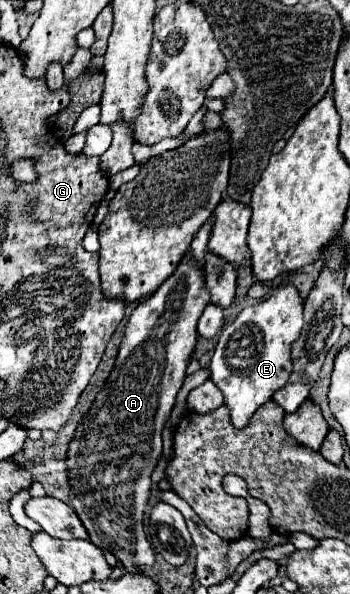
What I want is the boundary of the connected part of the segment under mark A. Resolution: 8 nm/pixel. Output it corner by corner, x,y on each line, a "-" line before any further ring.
186,257
186,259
178,265
178,269
172,273
172,277
166,279
166,281
160,285
160,289
158,289
156,293
152,293
148,299
144,299
144,301
134,309
134,313
130,315
128,325
126,325
126,329
124,329
124,339
122,339
122,343
120,343
120,351
118,351
118,357
116,357
116,365
114,365
114,369
112,369
108,381
104,383
102,391
98,393
94,405
90,407
88,415
86,415
86,417
82,419
82,423
78,425
78,429
76,429
76,433
74,433
74,439
70,441
70,449
68,449
68,477
70,477
70,485
72,485
72,491
70,491
70,495
72,495
72,497
70,497
70,499
72,499
72,507
74,507
74,511
78,513
82,525
86,527
86,531
88,531
88,535
90,535
90,541
92,541
94,545
98,545
100,549
112,551
112,553
116,555
116,559
120,559
122,565
124,565
128,571
138,571
138,565
152,565
152,563
154,563
154,553
152,553
150,543
146,541
144,523
142,523
142,519
144,519
144,505
146,505
148,495
150,495
150,475
152,475
152,471
154,471
154,467
156,467
156,463
158,463
158,457
160,457
160,453
162,453
162,429
164,429
164,423
166,423
166,419
170,417
170,411
172,411
172,407
174,407
174,403
176,403
176,395
178,395
178,391
180,391
180,387
182,387
182,383
184,383
184,377
186,377
186,365
188,365
190,355
192,355
194,345
196,345
196,321
198,321
200,313
204,311
204,307
206,307
208,301
210,301
210,295
208,295
208,291
206,291
206,287
204,287
204,275
202,275
200,267
198,267
196,263
192,263
190,257

